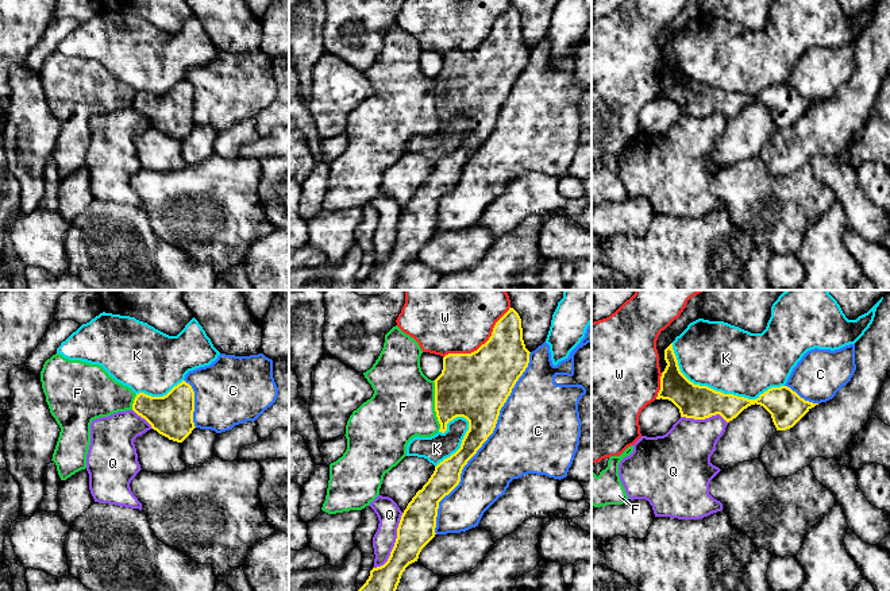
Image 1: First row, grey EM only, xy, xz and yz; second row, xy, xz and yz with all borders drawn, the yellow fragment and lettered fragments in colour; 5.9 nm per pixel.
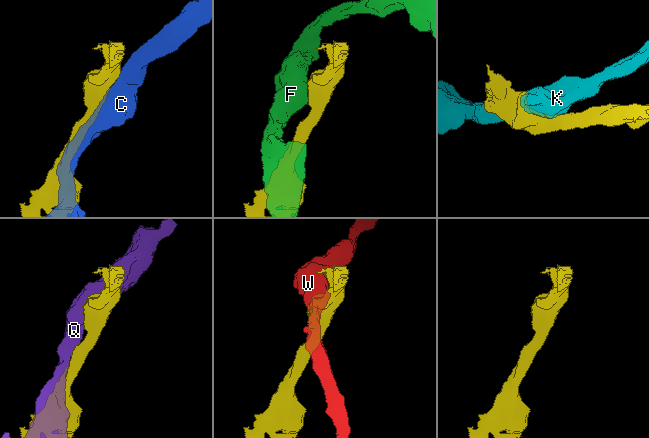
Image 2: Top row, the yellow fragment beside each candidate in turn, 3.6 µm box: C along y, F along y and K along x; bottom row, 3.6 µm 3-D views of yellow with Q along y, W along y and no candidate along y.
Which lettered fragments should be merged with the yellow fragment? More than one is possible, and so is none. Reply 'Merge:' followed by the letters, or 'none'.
Merge: none

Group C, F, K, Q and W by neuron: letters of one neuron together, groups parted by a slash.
C / F / K / Q / W

